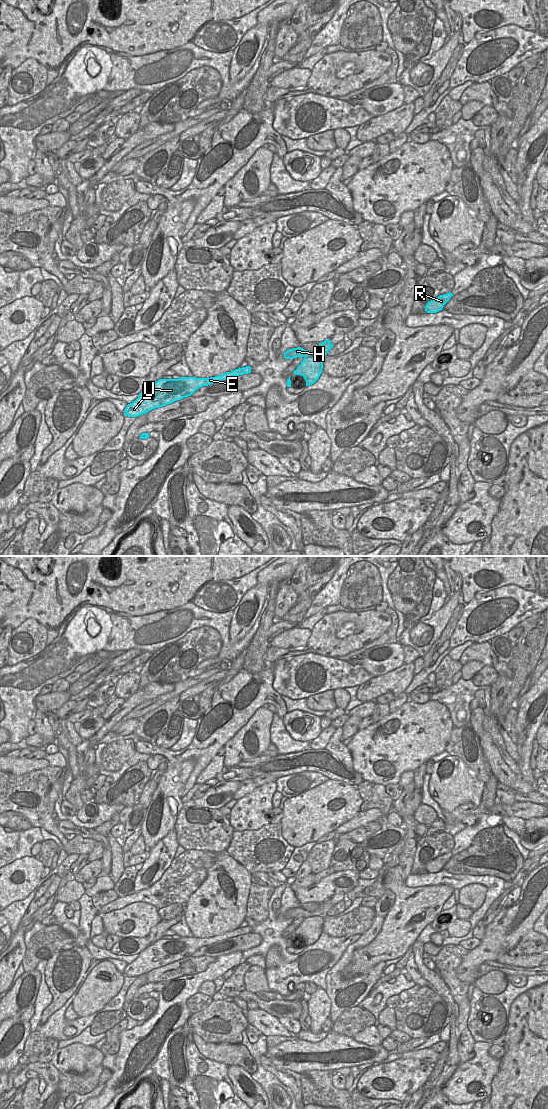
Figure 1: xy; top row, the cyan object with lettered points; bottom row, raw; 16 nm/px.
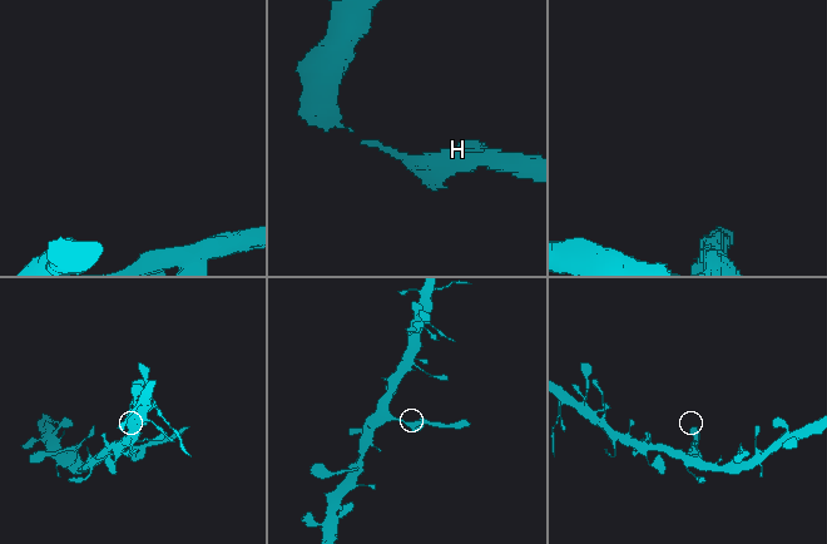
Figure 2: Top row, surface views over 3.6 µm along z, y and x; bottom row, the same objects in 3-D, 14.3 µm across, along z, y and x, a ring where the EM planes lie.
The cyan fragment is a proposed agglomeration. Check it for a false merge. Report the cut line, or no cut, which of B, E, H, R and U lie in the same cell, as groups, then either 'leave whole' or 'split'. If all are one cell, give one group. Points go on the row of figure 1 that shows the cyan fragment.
xy (246, 367), (243, 373) | B E U / H R | split

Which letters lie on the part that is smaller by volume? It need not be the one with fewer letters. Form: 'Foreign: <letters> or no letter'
Foreign: H, R

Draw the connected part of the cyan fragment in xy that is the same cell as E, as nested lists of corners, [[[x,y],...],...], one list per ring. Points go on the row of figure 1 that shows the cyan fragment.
[[[239,367],[231,372],[210,378],[180,377],[178,379],[159,379],[140,392],[138,398],[126,406],[124,415],[138,417],[153,409],[189,397],[203,386],[244,375],[245,370],[246,367]]]

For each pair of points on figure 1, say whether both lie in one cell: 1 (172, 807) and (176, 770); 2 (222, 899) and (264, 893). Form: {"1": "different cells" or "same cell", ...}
{"1": "same cell", "2": "different cells"}

